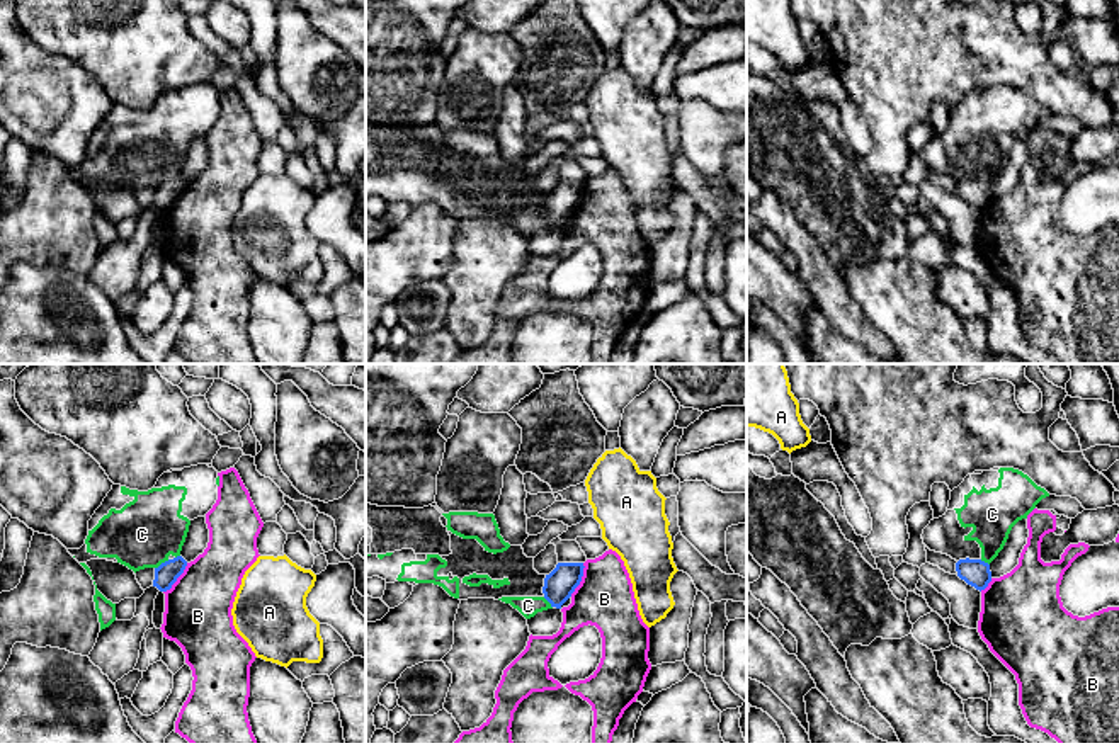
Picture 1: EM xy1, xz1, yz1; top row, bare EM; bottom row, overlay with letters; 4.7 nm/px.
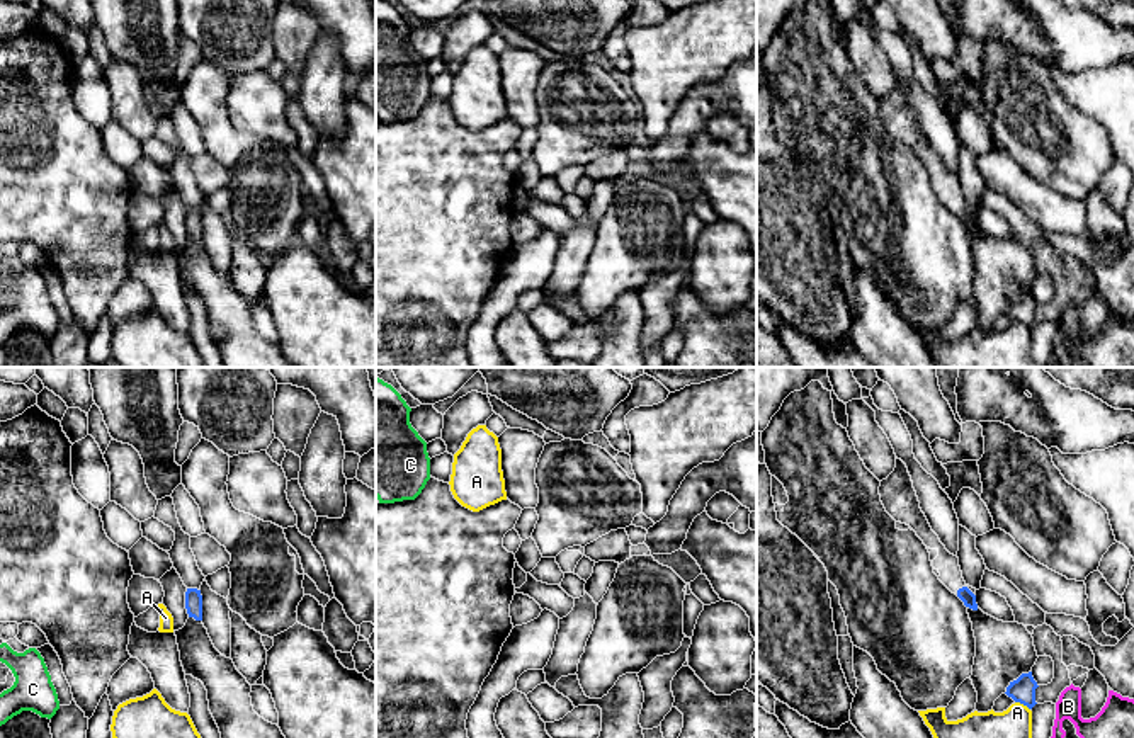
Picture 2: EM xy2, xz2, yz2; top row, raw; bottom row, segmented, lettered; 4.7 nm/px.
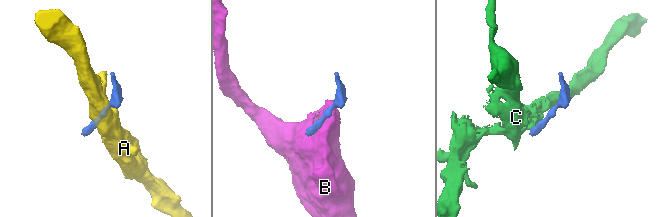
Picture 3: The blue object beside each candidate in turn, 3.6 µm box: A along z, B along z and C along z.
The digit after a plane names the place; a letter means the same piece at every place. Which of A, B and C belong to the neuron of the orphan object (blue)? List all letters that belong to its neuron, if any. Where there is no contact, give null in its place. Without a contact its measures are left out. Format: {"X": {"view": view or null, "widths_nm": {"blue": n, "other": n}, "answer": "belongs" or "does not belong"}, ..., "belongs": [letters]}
{"A": {"view": "yz2", "widths_nm": {"blue": 120, "other": 340}, "answer": "does not belong"}, "B": {"view": "xz1", "widths_nm": {"blue": 150, "other": 280}, "answer": "does not belong"}, "C": {"view": "xy1", "widths_nm": {"blue": 110, "other": 320}, "answer": "does not belong"}, "belongs": []}

